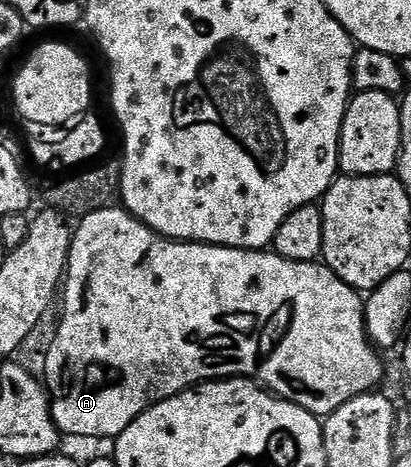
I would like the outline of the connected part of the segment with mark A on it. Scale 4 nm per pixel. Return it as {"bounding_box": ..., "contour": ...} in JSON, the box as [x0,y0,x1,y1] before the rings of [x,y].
{"bounding_box":[44,205,382,440],"contour":[[[117,205],[108,206],[100,212],[92,212],[88,216],[84,216],[73,227],[74,239],[70,245],[70,255],[68,256],[68,264],[66,265],[66,276],[64,279],[64,289],[60,294],[60,306],[62,302],[62,319],[58,322],[58,331],[54,334],[54,339],[50,342],[50,347],[46,350],[46,378],[44,377],[44,385],[50,395],[50,411],[54,417],[54,422],[58,425],[59,431],[63,435],[79,434],[82,438],[107,438],[113,440],[119,434],[124,432],[124,428],[128,428],[128,424],[135,422],[145,410],[150,409],[158,402],[168,400],[172,396],[176,396],[180,392],[190,390],[193,386],[201,386],[204,382],[212,382],[224,378],[232,378],[241,376],[251,379],[258,383],[259,386],[270,391],[271,394],[282,398],[285,402],[296,404],[300,408],[304,408],[308,412],[319,416],[325,416],[336,412],[336,408],[340,408],[344,404],[348,404],[348,400],[352,400],[361,394],[368,394],[379,389],[378,386],[382,382],[382,358],[373,342],[370,341],[368,332],[366,331],[366,307],[364,298],[359,291],[352,289],[348,284],[344,284],[344,280],[340,280],[340,276],[336,276],[336,272],[332,272],[321,261],[316,262],[293,262],[287,258],[282,258],[276,253],[267,252],[266,250],[237,250],[231,246],[206,246],[202,242],[171,242],[164,236],[160,236],[152,228],[145,226],[140,220],[136,220],[128,213],[125,208],[119,208]]]}

